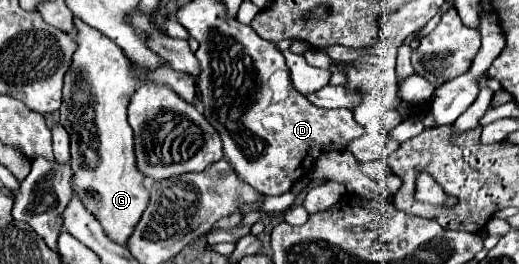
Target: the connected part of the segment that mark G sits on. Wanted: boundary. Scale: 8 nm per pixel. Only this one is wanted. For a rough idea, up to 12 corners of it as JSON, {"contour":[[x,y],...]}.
{"contour":[[75,18],[61,126],[73,190],[125,244],[149,202],[127,106],[159,82],[195,78],[143,70]]}

